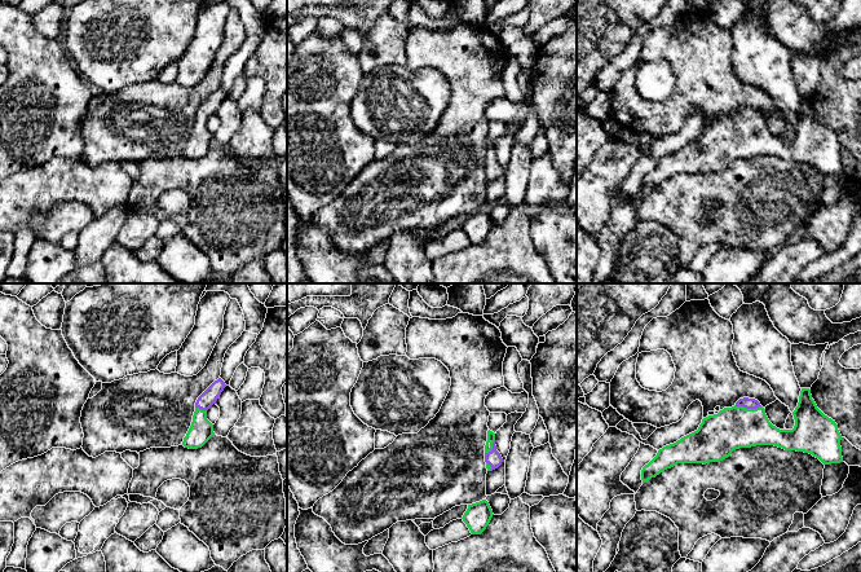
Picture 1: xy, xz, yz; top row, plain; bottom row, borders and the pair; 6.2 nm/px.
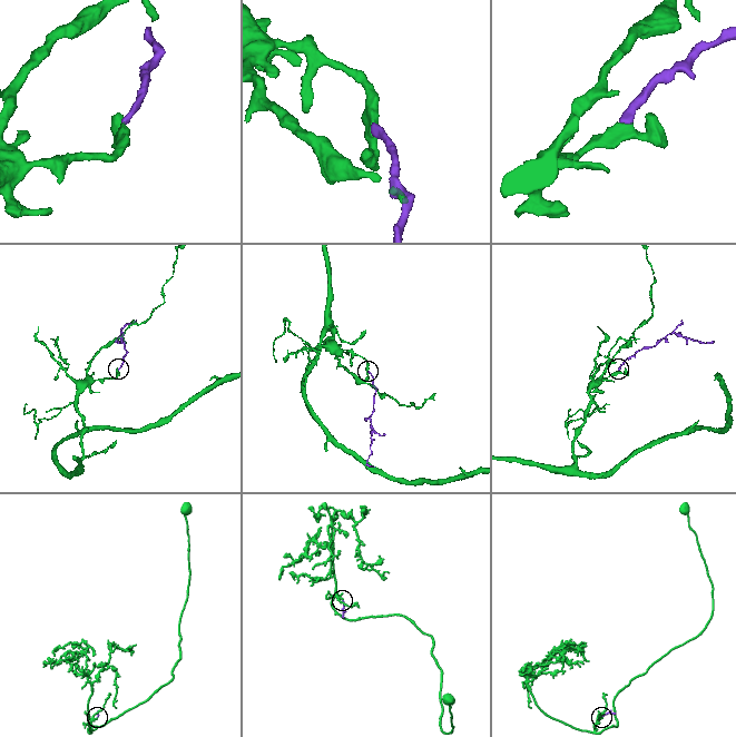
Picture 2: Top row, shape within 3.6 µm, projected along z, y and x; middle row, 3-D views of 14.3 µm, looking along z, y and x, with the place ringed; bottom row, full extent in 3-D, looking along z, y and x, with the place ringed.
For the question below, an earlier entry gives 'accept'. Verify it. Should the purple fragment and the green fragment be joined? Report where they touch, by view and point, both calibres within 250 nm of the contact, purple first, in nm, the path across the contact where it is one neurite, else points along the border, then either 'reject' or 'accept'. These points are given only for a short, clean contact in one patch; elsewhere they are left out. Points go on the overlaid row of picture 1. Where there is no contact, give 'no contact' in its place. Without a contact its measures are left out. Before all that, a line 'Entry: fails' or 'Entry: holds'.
Entry: holds
yz (747, 408) | 70/260 nm | across yz (746, 403), (747, 408), (718, 435) | accept

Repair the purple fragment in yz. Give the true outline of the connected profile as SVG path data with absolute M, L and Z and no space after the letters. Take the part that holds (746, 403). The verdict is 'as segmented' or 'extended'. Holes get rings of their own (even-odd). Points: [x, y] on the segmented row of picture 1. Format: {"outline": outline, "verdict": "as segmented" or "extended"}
{"outline": "M802 388L799 402L792 415L795 419L794 428L780 430L769 422L765 409L758 400L749 397L739 399L734 406L724 408L718 414L703 418L697 431L659 449L657 456L641 470L643 484L677 463L706 465L720 462L728 458L736 449L756 445L774 445L785 450L809 453L824 465L843 462L842 435L838 424L817 408L809 388Z", "verdict": "extended"}

